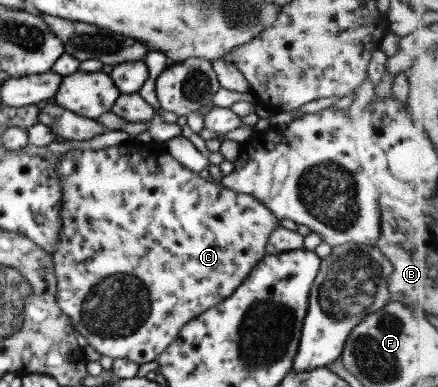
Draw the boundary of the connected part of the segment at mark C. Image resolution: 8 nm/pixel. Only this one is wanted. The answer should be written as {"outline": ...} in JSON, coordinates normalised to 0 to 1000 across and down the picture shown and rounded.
{"outline":[[[306,354],[304,359],[276,367],[274,375],[258,375],[226,388],[155,388],[130,403],[130,426],[121,434],[126,434],[130,455],[135,455],[135,496],[139,496],[139,519],[135,519],[135,537],[139,537],[135,558],[135,607],[130,607],[130,628],[123,638],[123,649],[114,659],[123,682],[123,705],[128,713],[126,786],[130,786],[130,793],[148,817],[155,817],[155,822],[162,824],[169,853],[194,873],[199,891],[210,894],[226,915],[249,920],[249,925],[256,928],[290,928],[315,941],[354,930],[354,922],[386,886],[400,879],[406,866],[406,848],[413,848],[429,827],[454,817],[454,809],[470,804],[473,796],[505,783],[505,775],[514,775],[518,765],[525,765],[537,752],[537,744],[543,744],[553,731],[553,724],[564,718],[564,711],[575,700],[582,682],[600,667],[600,659],[605,659],[605,628],[610,615],[619,607],[623,594],[630,594],[637,587],[635,571],[628,566],[628,558],[619,553],[619,545],[610,543],[610,535],[600,532],[600,527],[591,525],[582,512],[571,504],[532,496],[525,488],[505,481],[502,473],[489,475],[486,470],[470,470],[470,465],[454,457],[450,444],[429,439],[416,426],[409,426],[409,419],[393,413],[386,398],[374,395],[358,401],[345,388],[345,370],[322,370],[306,359]]]}

